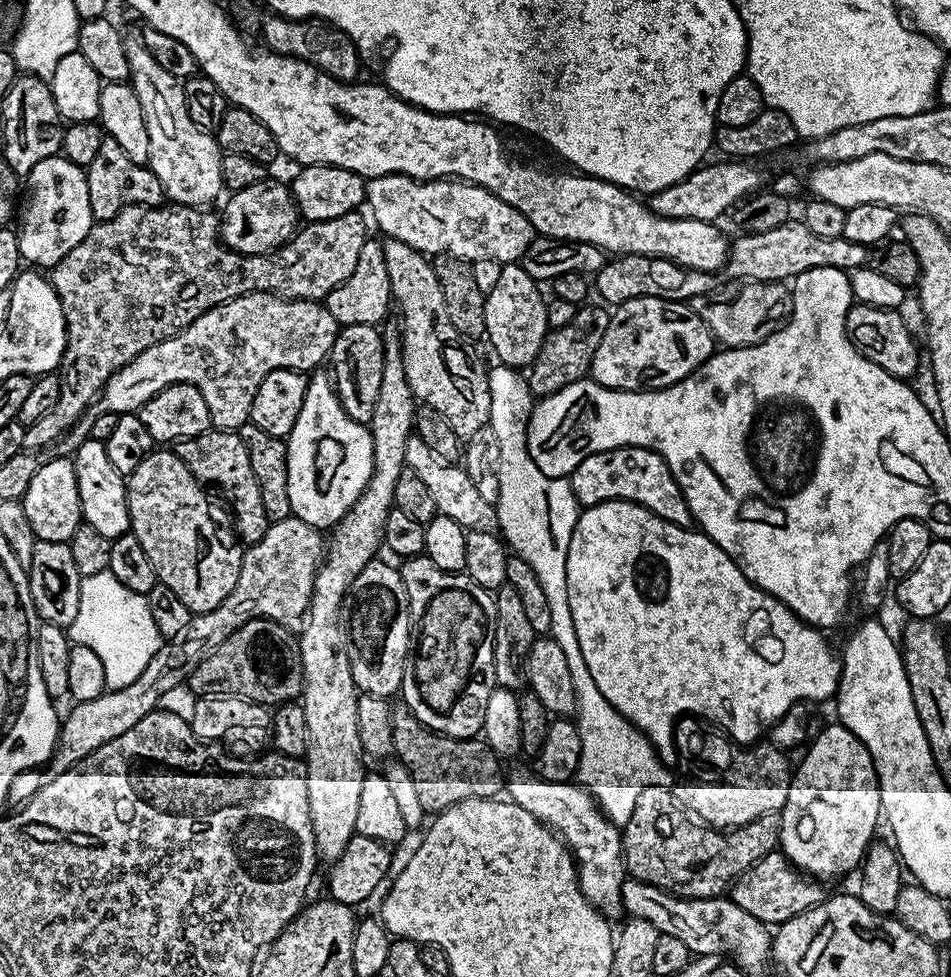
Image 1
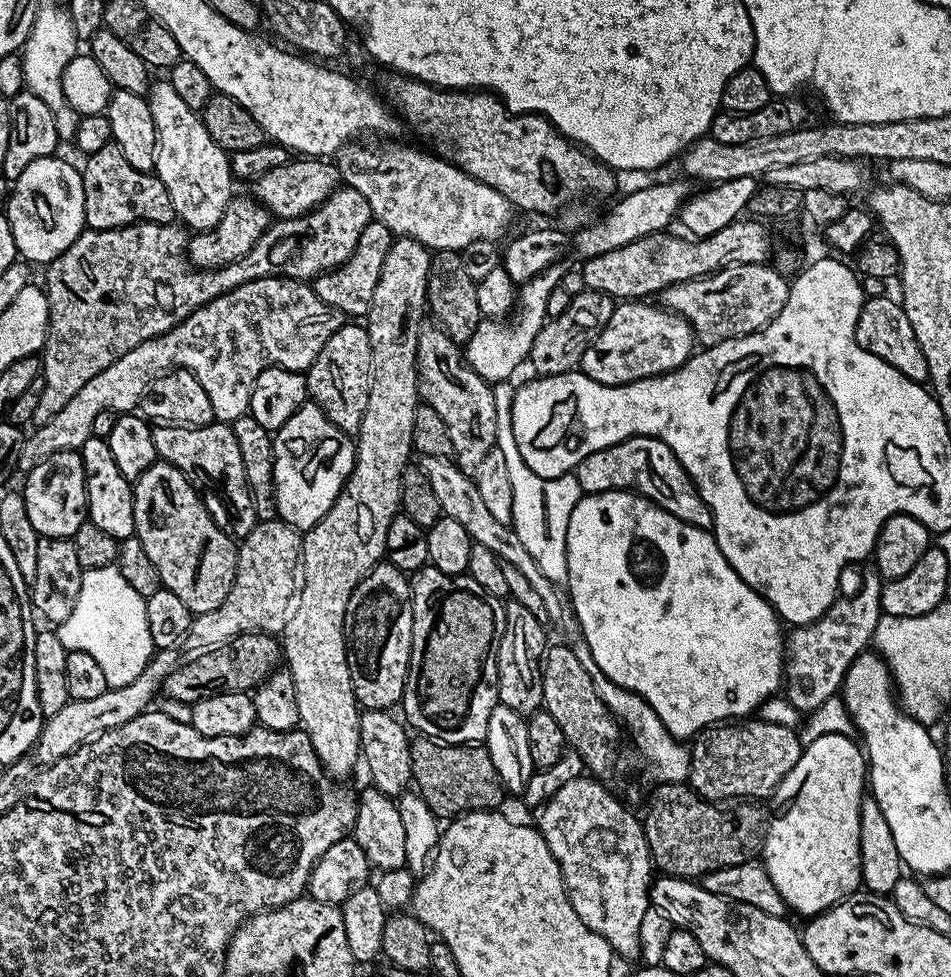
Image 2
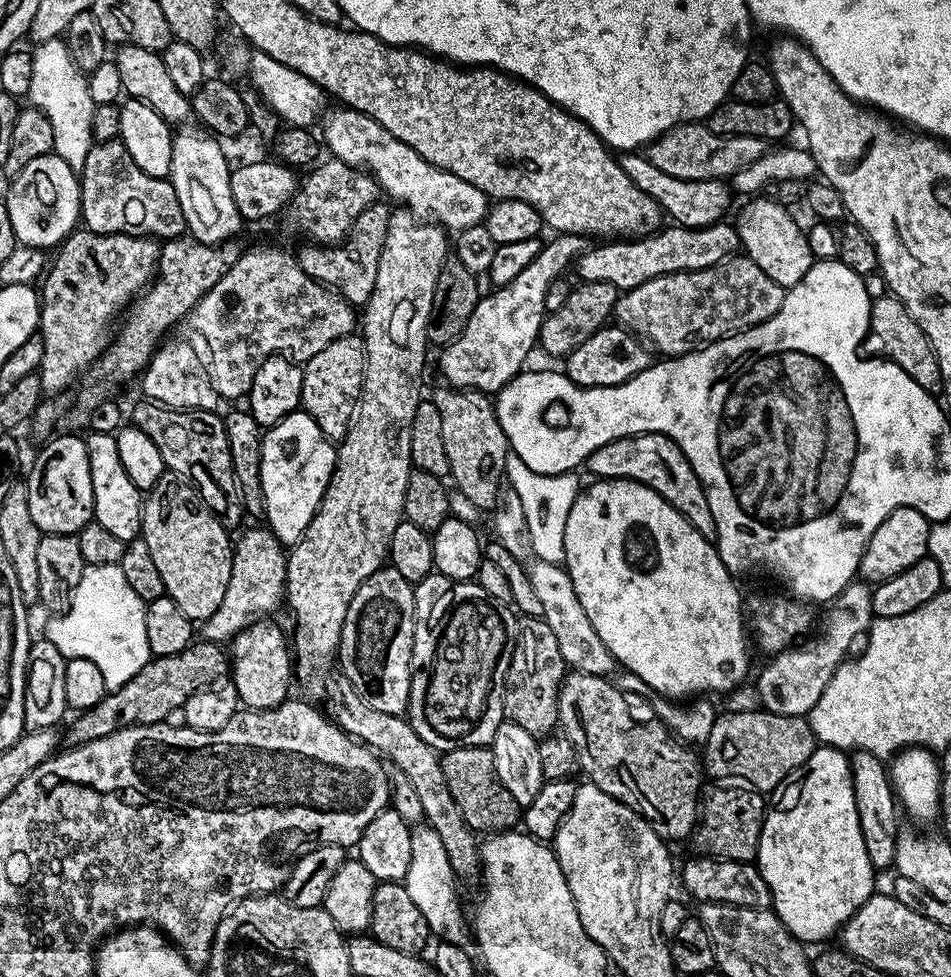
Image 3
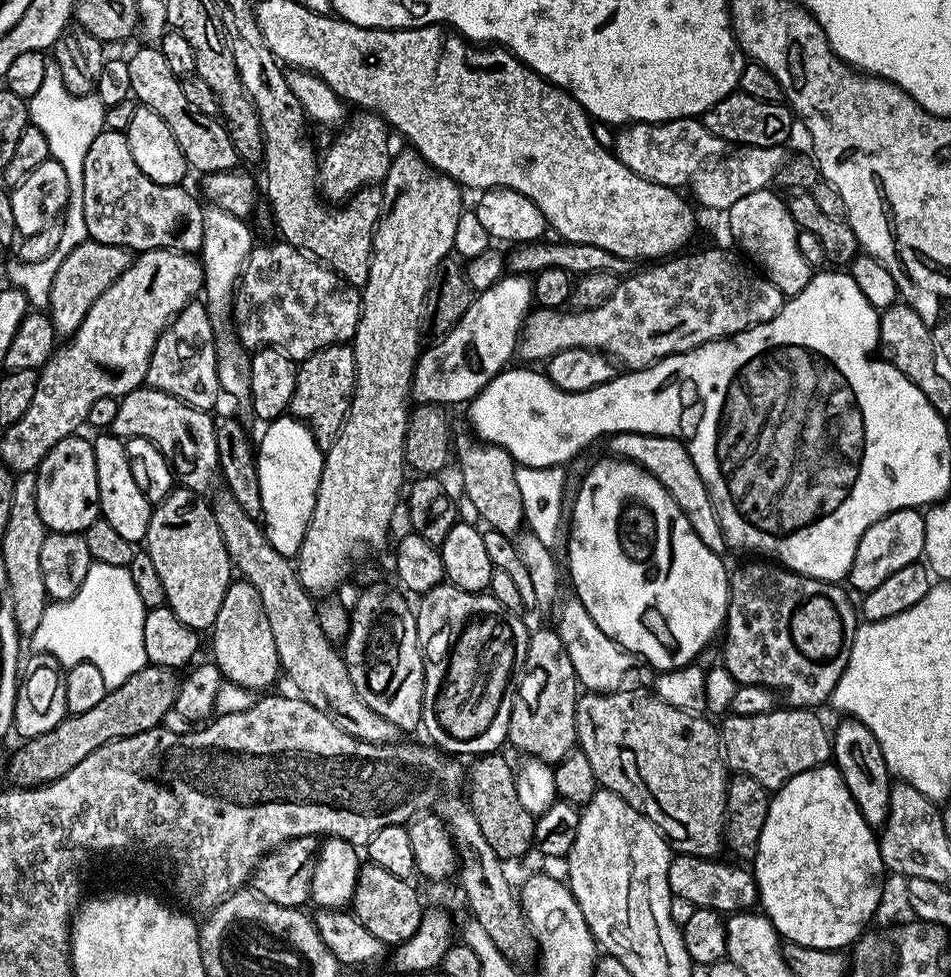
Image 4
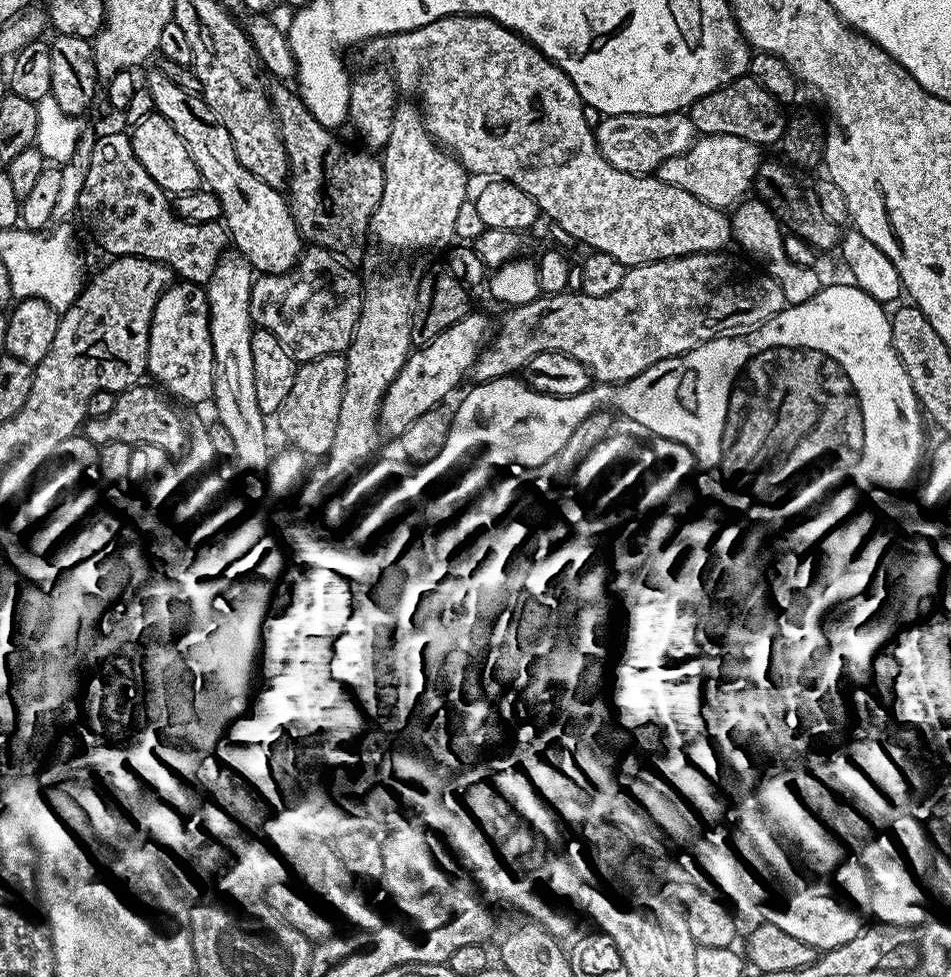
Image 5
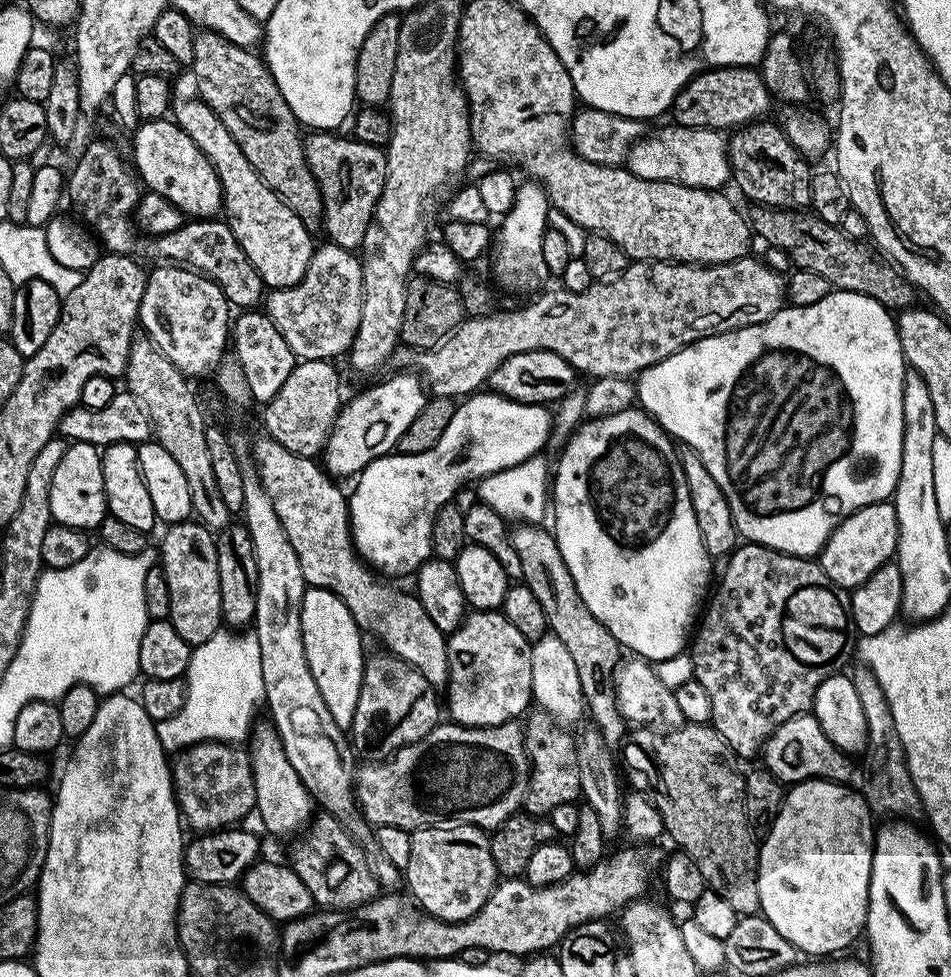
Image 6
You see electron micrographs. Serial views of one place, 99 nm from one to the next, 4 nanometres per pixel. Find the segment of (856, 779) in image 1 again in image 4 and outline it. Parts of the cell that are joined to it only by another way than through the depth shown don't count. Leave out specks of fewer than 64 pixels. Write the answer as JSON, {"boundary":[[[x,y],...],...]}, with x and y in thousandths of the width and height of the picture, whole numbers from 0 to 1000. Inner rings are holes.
{"boundary":[[[870,780],[850,787],[845,791],[840,791],[814,811],[808,820],[805,841],[801,845],[801,854],[793,873],[793,879],[795,879],[793,896],[798,928],[825,963],[857,970],[891,971],[893,968],[899,967],[900,963],[909,957],[911,951],[916,947],[913,945],[916,944],[917,937],[925,929],[925,920],[930,917],[930,897],[932,898],[932,889],[925,877],[925,862],[918,844],[912,843],[906,837],[906,833],[885,796],[883,787],[879,785],[878,781]]]}

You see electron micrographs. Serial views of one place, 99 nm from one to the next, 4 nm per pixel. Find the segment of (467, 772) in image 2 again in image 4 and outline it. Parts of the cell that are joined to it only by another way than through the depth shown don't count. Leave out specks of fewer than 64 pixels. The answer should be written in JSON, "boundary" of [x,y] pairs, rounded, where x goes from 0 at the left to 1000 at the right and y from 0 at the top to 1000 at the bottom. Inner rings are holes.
{"boundary":[[[510,772],[495,779],[496,787],[492,790],[494,796],[492,822],[507,847],[508,857],[515,862],[515,866],[528,881],[535,882],[553,875],[555,867],[557,869],[560,867],[564,837],[545,821],[539,785],[535,785],[533,776],[526,773],[530,772]]]}

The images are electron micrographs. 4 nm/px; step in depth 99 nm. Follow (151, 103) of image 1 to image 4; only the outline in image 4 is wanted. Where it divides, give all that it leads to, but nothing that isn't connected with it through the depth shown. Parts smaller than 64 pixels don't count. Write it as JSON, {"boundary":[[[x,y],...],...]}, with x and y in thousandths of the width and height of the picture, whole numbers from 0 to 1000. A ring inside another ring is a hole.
{"boundary":[[[222,211],[215,213],[215,238],[208,265],[215,272],[215,294],[212,310],[223,325],[223,339],[227,342],[227,374],[229,375],[229,391],[231,400],[237,406],[245,405],[248,409],[264,410],[263,403],[263,367],[262,357],[248,347],[245,333],[242,331],[244,306],[248,303],[248,293],[252,281],[257,279],[257,270],[266,256],[267,245],[261,234],[261,225],[252,225],[246,219],[238,219],[238,215],[229,215]]]}

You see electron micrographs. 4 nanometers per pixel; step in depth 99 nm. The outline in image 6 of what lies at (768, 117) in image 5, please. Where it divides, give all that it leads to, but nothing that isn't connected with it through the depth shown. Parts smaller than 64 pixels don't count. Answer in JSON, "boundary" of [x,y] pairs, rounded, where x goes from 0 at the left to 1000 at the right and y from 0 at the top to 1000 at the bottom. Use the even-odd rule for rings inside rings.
{"boundary":[[[794,69],[744,70],[741,74],[732,75],[732,79],[713,92],[705,119],[716,131],[773,133],[802,124],[811,106],[814,106],[814,99],[808,95],[808,89]]]}

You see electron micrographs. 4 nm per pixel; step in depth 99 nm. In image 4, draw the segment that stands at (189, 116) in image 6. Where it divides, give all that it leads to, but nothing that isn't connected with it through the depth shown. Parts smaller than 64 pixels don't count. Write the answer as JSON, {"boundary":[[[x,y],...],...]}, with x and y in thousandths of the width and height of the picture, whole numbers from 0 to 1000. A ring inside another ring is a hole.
{"boundary":[[[167,48],[147,49],[139,58],[134,58],[137,74],[138,97],[150,110],[162,113],[166,121],[179,129],[191,158],[196,162],[199,173],[210,175],[210,178],[221,176],[239,176],[247,173],[250,168],[248,150],[242,141],[239,130],[228,120],[212,117],[200,104],[196,104],[196,96],[191,96],[190,79],[179,72],[175,59],[168,54]]]}

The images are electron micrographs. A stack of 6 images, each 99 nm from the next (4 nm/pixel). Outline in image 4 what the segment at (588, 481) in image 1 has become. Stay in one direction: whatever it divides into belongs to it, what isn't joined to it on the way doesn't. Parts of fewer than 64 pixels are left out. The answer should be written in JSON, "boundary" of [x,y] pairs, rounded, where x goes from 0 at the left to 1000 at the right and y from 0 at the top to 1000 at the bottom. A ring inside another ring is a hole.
{"boundary":[[[647,442],[646,445],[638,447],[637,454],[639,454],[638,466],[640,468],[661,471],[665,475],[678,479],[688,489],[692,489],[692,493],[696,493],[705,510],[709,510],[717,526],[721,526],[730,547],[738,551],[738,555],[746,563],[758,567],[767,564],[766,553],[755,534],[753,519],[747,510],[742,493],[738,493],[738,485],[734,485],[726,465],[715,451],[710,450],[707,446],[689,446],[678,442]]]}

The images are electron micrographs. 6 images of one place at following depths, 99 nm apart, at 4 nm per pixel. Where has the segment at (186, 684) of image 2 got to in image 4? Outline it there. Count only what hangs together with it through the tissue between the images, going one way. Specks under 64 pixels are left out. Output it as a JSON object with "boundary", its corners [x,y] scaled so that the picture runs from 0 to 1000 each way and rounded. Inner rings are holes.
{"boundary":[[[156,680],[145,690],[137,690],[128,702],[117,705],[90,731],[75,731],[67,734],[57,747],[48,747],[48,751],[40,751],[36,755],[24,758],[21,767],[8,778],[9,803],[19,807],[40,807],[43,802],[52,802],[65,792],[74,792],[86,776],[99,772],[111,759],[132,755],[141,751],[157,749],[159,745],[167,745],[172,737],[184,726],[187,692],[182,685],[167,684]]]}

